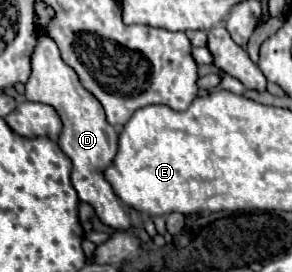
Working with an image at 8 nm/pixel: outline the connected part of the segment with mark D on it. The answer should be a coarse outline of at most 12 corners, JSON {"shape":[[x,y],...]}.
{"shape":[[41,34],[25,84],[63,130],[57,144],[73,162],[79,200],[101,224],[131,230],[103,174],[117,132],[103,106]]}

